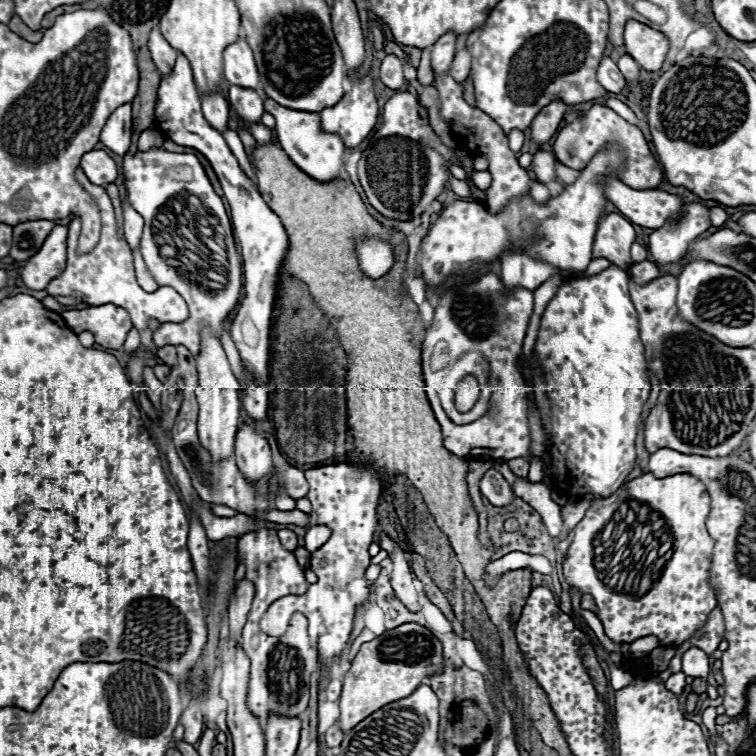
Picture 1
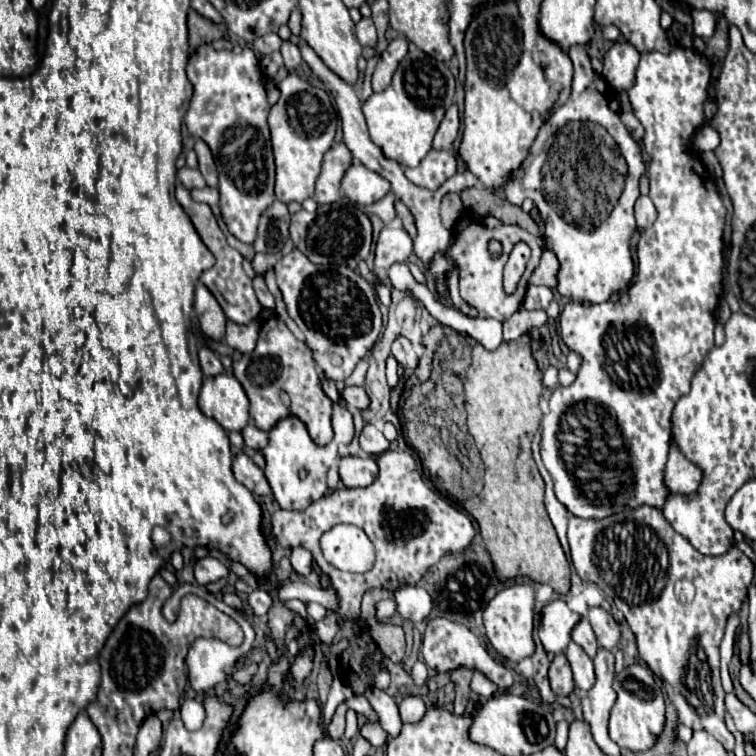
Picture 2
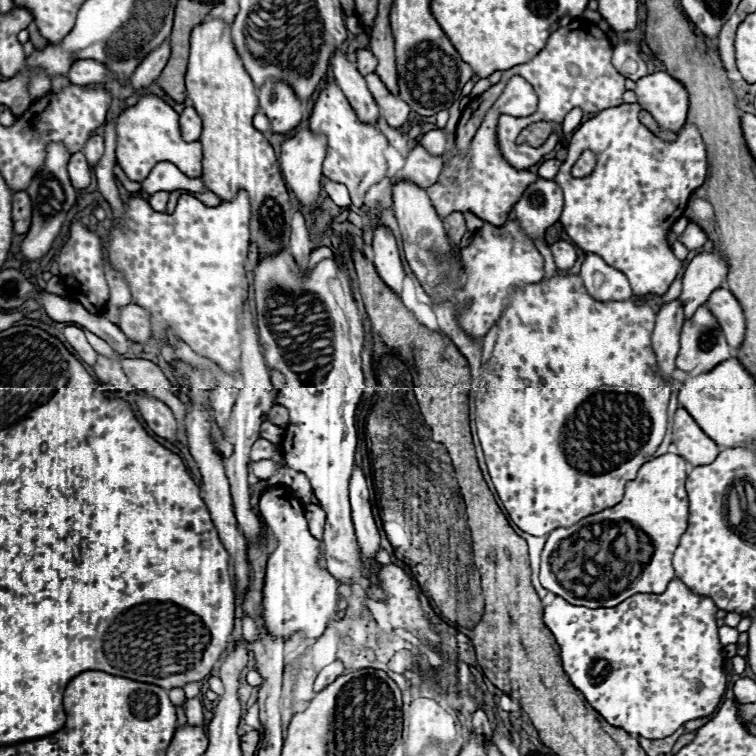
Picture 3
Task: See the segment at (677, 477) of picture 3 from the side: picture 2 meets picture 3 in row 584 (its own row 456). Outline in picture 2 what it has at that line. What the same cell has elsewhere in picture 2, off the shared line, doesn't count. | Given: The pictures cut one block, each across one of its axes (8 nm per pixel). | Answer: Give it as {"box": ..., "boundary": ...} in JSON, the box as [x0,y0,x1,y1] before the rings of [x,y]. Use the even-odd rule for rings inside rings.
{"box":[542,48,726,518],"boundary":[[[674,48],[670,54],[660,54],[660,52],[648,52],[642,54],[640,58],[640,66],[636,72],[636,84],[628,90],[630,96],[630,104],[634,108],[636,118],[642,122],[642,126],[646,128],[646,136],[642,138],[644,142],[644,150],[650,154],[652,162],[648,166],[648,178],[650,178],[650,198],[658,210],[658,218],[652,224],[652,228],[644,230],[638,242],[638,272],[634,278],[634,284],[622,292],[618,302],[604,302],[604,304],[588,304],[588,302],[568,302],[562,312],[560,312],[560,338],[564,340],[564,344],[578,352],[582,356],[582,366],[576,374],[576,382],[568,388],[558,386],[552,396],[550,396],[550,414],[546,414],[542,418],[542,460],[544,466],[548,468],[548,472],[554,478],[554,488],[556,488],[556,496],[558,500],[574,514],[580,518],[604,518],[610,516],[614,512],[620,512],[622,508],[636,508],[640,504],[648,504],[648,506],[662,506],[668,498],[668,488],[664,486],[664,466],[668,460],[668,434],[670,434],[670,416],[672,416],[672,408],[676,404],[676,400],[684,394],[688,394],[690,388],[690,380],[696,374],[696,370],[700,368],[704,356],[714,348],[714,310],[718,304],[718,294],[722,292],[722,270],[724,270],[724,224],[726,224],[726,208],[718,194],[715,181],[711,177],[704,177],[706,174],[704,166],[700,160],[696,160],[696,156],[688,150],[688,142],[692,138],[692,134],[698,130],[698,126],[702,126],[704,122],[704,100],[706,100],[706,88],[710,82],[710,62],[694,52],[694,50],[682,50],[682,48]],[[612,324],[616,324],[616,328],[624,328],[624,324],[648,324],[648,332],[652,332],[652,344],[656,344],[656,368],[660,368],[660,376],[656,376],[656,380],[660,380],[660,384],[656,384],[656,388],[644,388],[644,392],[624,392],[624,384],[616,384],[612,380],[612,376],[608,376],[606,368],[604,368],[604,346],[600,344],[600,340],[604,340],[604,332],[608,332],[608,328],[612,328]]]}

